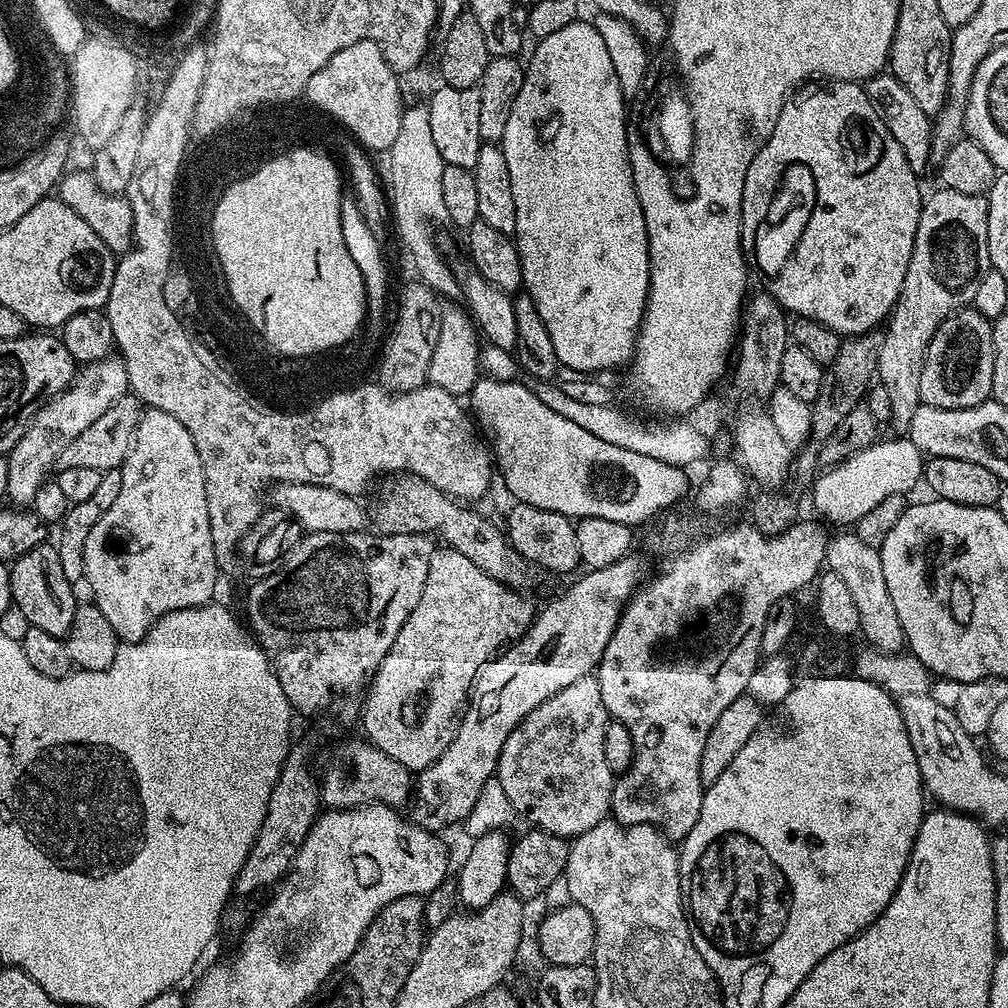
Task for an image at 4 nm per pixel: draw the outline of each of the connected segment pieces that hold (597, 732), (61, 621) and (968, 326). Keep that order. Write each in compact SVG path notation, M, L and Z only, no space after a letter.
M595 675L578 678L578 682L573 682L572 685L566 686L566 690L558 690L558 694L546 698L546 702L542 702L542 706L530 710L530 714L526 714L526 718L522 718L522 722L512 731L510 738L506 738L494 773L495 779L502 782L502 790L506 790L506 798L510 798L510 806L517 817L521 816L522 819L529 820L532 823L529 825L533 829L565 838L575 838L586 834L586 830L598 826L598 822L609 819L612 806L612 786L614 783L614 773L610 770L610 766L606 766L605 739L606 726L609 719L606 706L602 702L600 683L596 680Z
M55 543L39 544L34 550L16 557L11 565L12 603L15 611L20 611L28 619L27 623L38 630L46 630L46 634L67 637L70 626L74 622L74 614L78 607L78 599L72 593L73 581L66 578L62 571L62 561L58 559Z
M969 306L946 317L938 326L924 355L920 399L930 406L962 410L983 404L992 395L994 338L992 321Z

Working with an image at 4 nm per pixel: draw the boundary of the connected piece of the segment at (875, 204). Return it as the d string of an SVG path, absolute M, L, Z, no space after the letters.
M821 79L809 82L785 99L774 134L770 134L767 144L758 150L754 162L750 162L750 170L746 170L746 182L742 182L740 219L740 244L746 250L752 244L757 221L760 220L756 184L774 181L776 168L772 164L785 166L790 158L798 158L810 173L816 205L784 268L779 275L771 277L772 297L780 302L785 313L816 320L844 338L879 329L898 302L898 294L906 278L906 266L910 266L910 254L914 250L922 203L920 184L916 181L919 180L918 173L910 170L910 162L906 162L902 146L894 142L894 134L890 134L880 111L857 81Z

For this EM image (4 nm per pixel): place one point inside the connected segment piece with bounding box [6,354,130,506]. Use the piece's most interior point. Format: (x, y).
(99, 384)

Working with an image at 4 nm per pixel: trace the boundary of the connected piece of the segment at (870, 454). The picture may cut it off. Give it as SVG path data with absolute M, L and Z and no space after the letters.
M907 438L896 439L900 440L882 441L883 439L881 439L879 442L872 443L868 448L846 458L841 464L821 471L815 477L814 483L811 485L811 487L813 486L812 504L825 516L823 519L829 525L832 523L844 524L840 526L854 526L862 518L862 514L870 514L870 510L874 510L874 506L878 506L878 502L883 502L888 496L904 496L916 483L921 483L922 454L918 450L918 446L914 446L914 442Z

